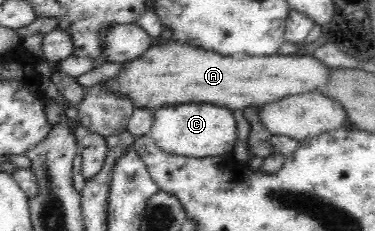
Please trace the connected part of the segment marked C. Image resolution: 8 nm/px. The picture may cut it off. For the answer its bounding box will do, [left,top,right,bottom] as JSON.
[148,103,238,158]

